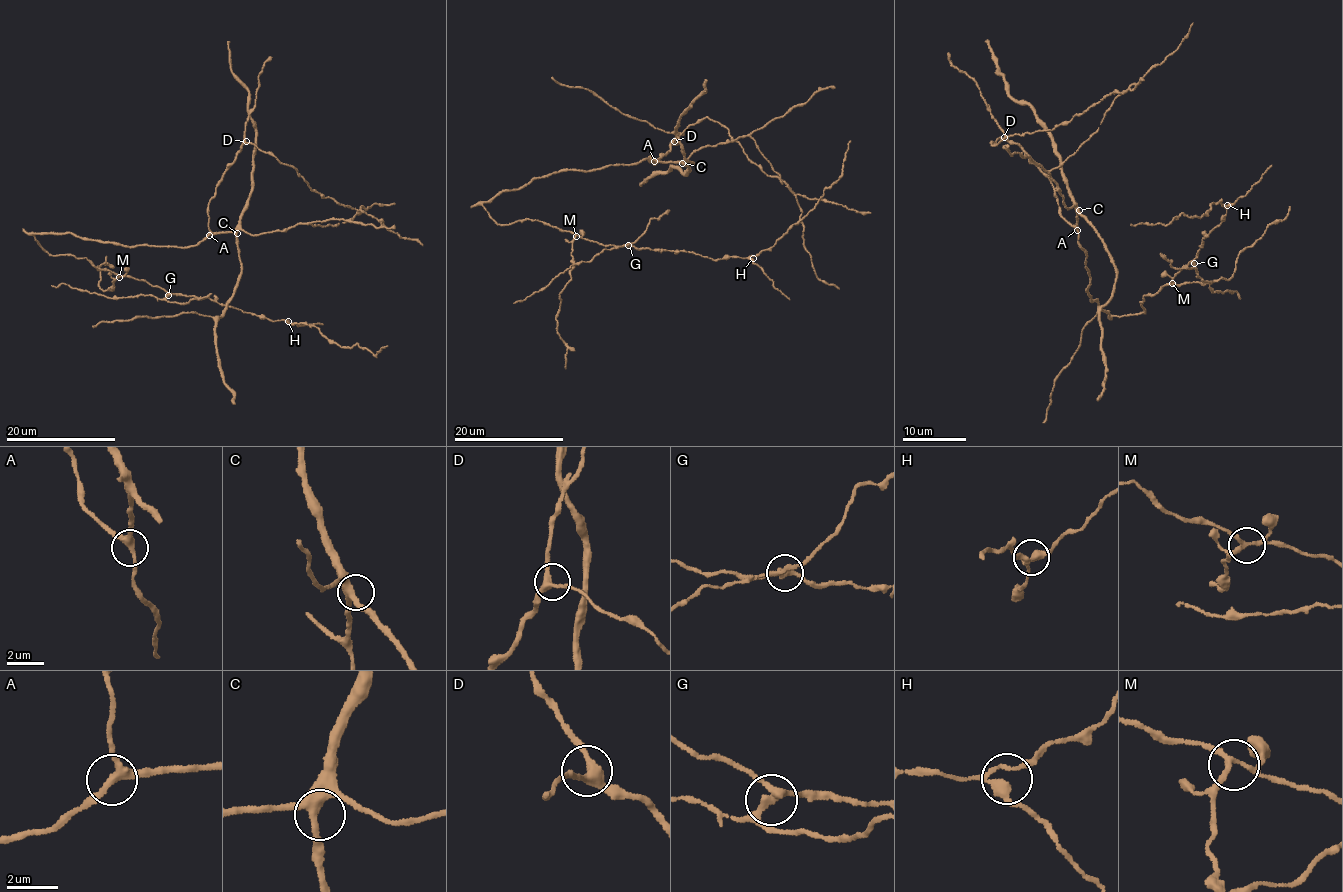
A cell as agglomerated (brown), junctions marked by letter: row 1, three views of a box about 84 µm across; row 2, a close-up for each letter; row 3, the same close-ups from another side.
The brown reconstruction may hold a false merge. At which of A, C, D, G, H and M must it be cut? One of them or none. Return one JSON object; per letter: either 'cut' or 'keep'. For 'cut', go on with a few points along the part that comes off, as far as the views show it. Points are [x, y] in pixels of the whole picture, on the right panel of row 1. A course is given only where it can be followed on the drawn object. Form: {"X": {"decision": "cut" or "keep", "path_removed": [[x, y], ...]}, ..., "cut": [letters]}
{"A": {"decision": "keep"}, "C": {"decision": "keep"}, "D": {"decision": "keep"}, "G": {"decision": "cut", "path_removed": [[1193, 263], [1196, 277], [1209, 283], [1212, 293], [1236, 291], [1239, 298]]}, "H": {"decision": "keep"}, "M": {"decision": "keep"}, "cut": ["G"]}

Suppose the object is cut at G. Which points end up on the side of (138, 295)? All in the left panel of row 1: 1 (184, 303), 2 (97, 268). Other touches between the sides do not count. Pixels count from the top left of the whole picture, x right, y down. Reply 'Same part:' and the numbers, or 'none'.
Same part: 1

